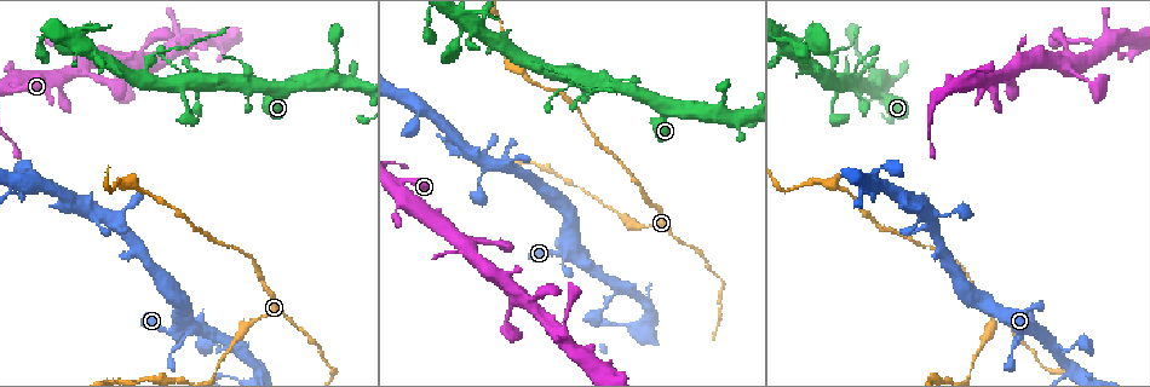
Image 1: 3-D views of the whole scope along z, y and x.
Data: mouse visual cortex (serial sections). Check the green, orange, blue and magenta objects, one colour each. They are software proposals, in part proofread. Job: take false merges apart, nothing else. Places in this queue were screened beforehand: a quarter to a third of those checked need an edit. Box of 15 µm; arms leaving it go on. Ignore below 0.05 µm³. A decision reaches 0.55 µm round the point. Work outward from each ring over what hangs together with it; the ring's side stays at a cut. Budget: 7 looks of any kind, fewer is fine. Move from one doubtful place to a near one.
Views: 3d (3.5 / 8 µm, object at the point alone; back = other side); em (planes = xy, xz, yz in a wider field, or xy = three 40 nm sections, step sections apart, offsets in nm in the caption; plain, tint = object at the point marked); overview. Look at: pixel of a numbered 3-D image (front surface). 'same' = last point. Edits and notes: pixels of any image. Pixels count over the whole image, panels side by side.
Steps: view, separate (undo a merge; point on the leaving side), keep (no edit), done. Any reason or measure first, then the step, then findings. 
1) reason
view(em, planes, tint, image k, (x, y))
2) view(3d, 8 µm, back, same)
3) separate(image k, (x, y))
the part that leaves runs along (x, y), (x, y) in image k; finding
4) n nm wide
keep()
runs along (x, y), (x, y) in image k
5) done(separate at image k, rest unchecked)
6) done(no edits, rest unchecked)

abrupt turn
view(3d, 3.5 µm, image 1, (575, 67))

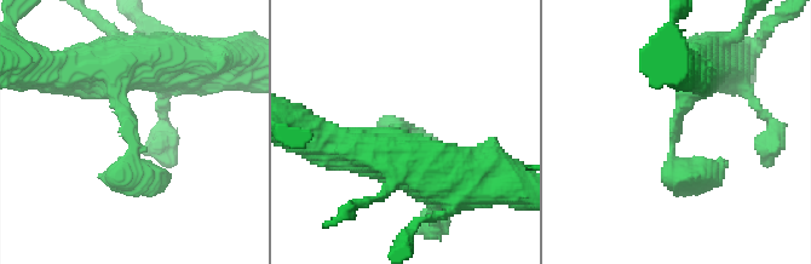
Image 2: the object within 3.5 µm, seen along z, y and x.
view(em, xy, step 1, tint, image 2, (402, 129))

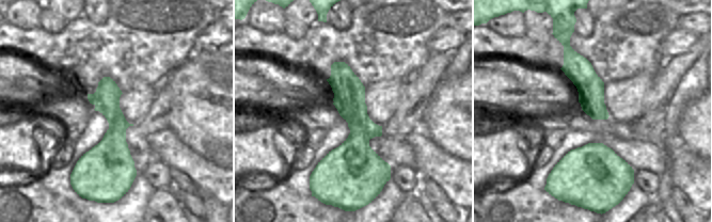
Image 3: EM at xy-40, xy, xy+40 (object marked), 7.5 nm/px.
cut it another way
view(em, xy, step 5, tint, same)

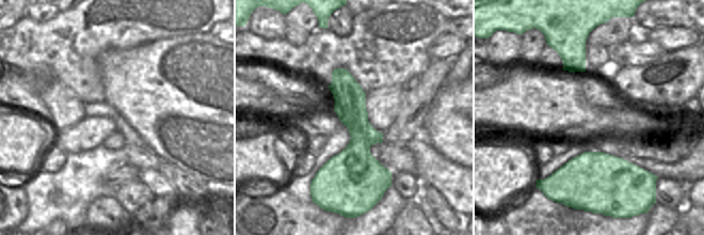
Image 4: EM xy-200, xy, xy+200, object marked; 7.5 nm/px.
240 nm wide
keep()
runs along (700, 67), (672, 156), (686, 174), (728, 160) in image 2; all the same cell

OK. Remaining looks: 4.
a narrow waist
view(3d, 3.5 µm, image 1, (143, 73))

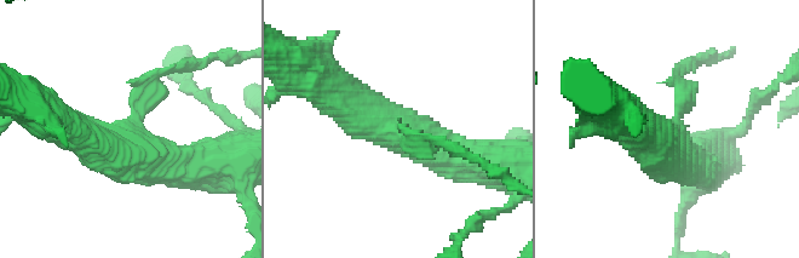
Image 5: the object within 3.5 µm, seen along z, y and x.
3 arms; arms of 250, 500, 500 nm
view(em, xy, step 3, tint, image 5, (132, 133))

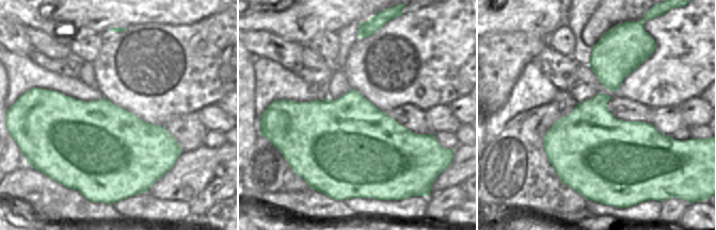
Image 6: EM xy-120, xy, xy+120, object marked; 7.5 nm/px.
another direction
view(em, planes, tint, same)

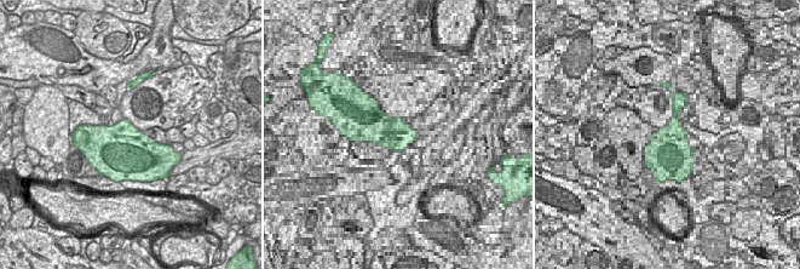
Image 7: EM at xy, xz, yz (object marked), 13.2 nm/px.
separate(image 5, (156, 73))
the part that leaves runs along (142, 109), (160, 73), (226, 57) in image 5; two cells meet here

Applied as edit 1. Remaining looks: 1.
done(separate at image 5, rest unchecked)

